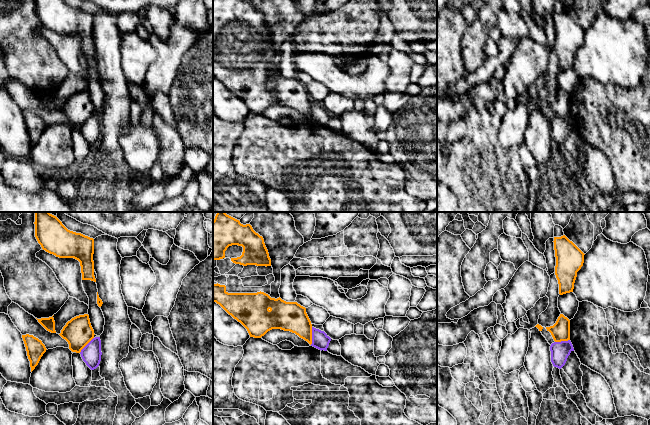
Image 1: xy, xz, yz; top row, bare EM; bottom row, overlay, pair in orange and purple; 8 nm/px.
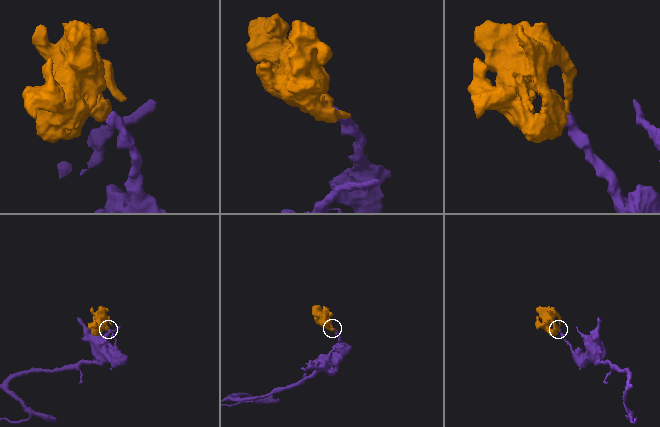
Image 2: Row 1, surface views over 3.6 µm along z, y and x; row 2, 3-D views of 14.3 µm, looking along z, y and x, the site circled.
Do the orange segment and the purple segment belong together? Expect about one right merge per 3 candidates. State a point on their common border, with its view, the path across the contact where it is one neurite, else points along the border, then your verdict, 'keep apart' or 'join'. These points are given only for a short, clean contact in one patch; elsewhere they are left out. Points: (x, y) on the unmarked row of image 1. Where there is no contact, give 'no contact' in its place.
contact xz (311, 112); border xz (312, 103), (312, 118), (310, 120); keep apart

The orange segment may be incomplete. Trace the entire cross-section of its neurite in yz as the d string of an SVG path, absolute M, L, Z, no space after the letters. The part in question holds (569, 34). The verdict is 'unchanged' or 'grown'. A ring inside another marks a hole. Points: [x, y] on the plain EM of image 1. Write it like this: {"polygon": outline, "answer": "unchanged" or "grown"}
{"polygon": "M565 11L554 13L556 33L555 51L559 60L559 70L573 68L577 48L584 39L584 29Z", "answer": "unchanged"}

